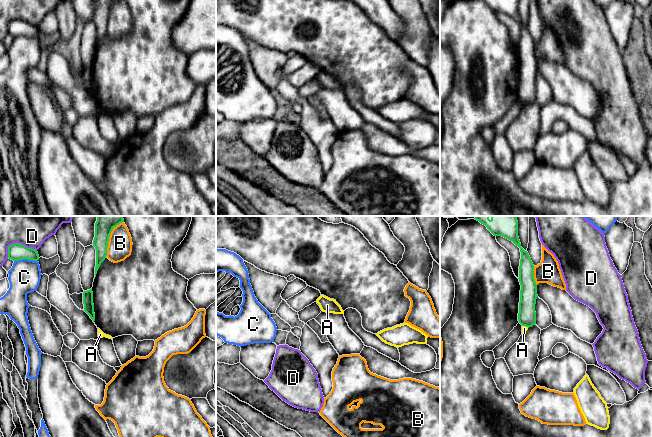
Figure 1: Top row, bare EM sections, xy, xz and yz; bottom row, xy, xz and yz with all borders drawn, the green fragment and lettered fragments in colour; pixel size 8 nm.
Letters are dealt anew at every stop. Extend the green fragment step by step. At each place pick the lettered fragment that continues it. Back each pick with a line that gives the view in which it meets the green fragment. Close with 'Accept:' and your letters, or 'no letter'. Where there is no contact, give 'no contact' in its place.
Accept: no letter

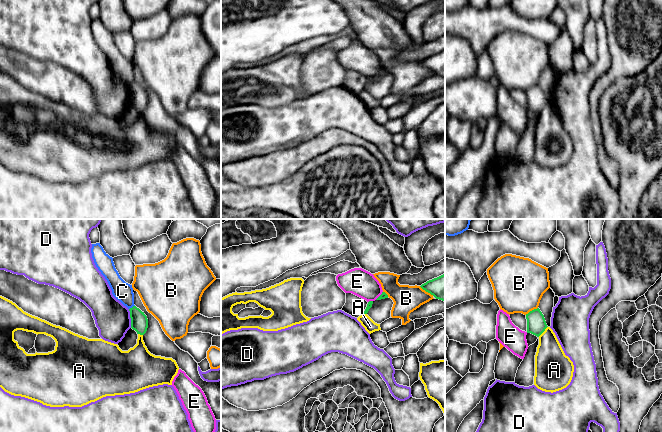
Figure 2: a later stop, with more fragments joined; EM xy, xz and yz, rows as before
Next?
Accept: no letter

